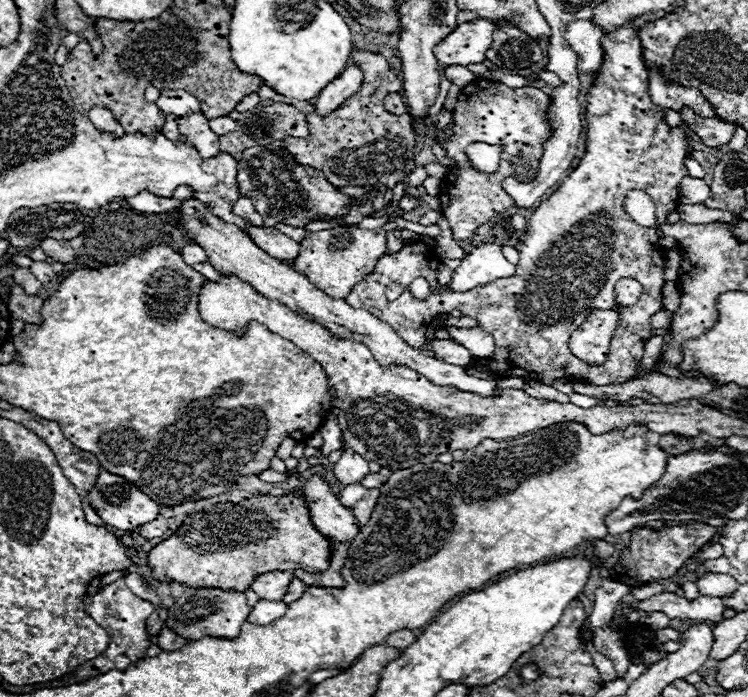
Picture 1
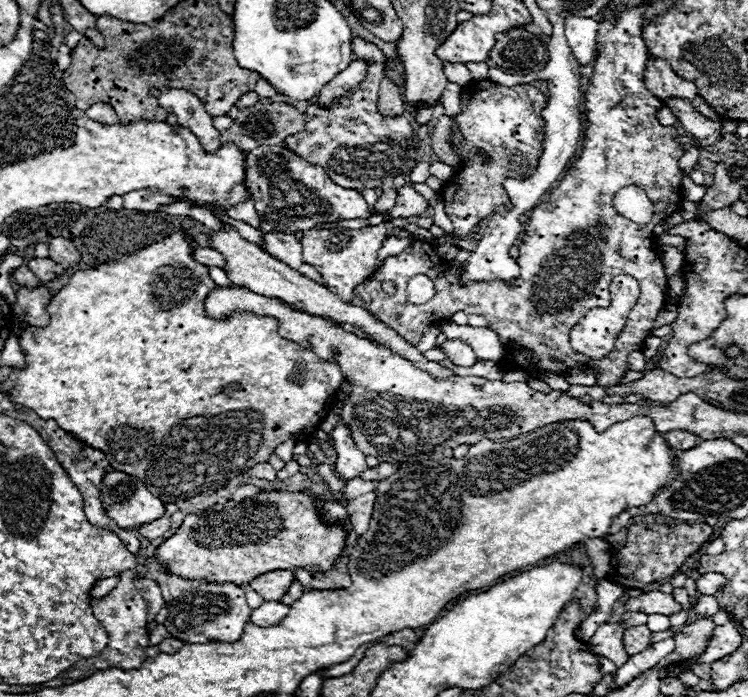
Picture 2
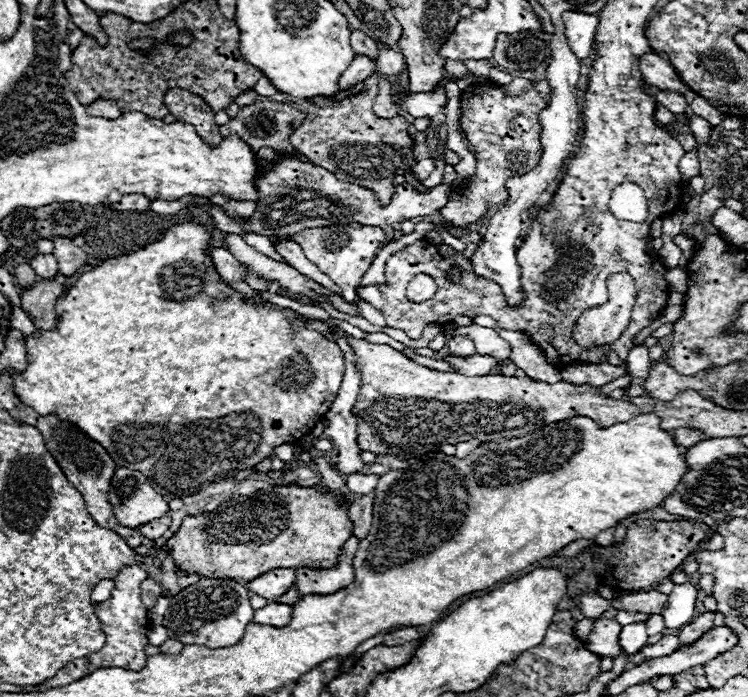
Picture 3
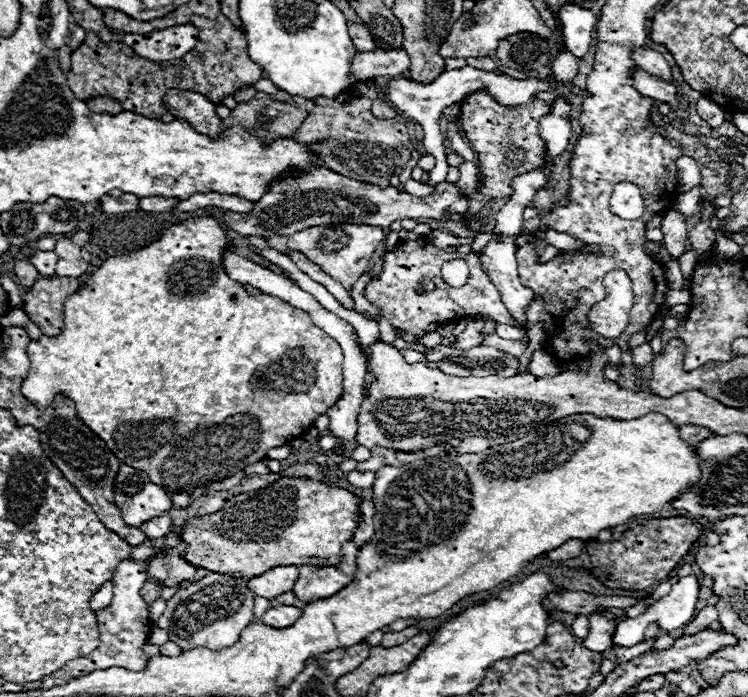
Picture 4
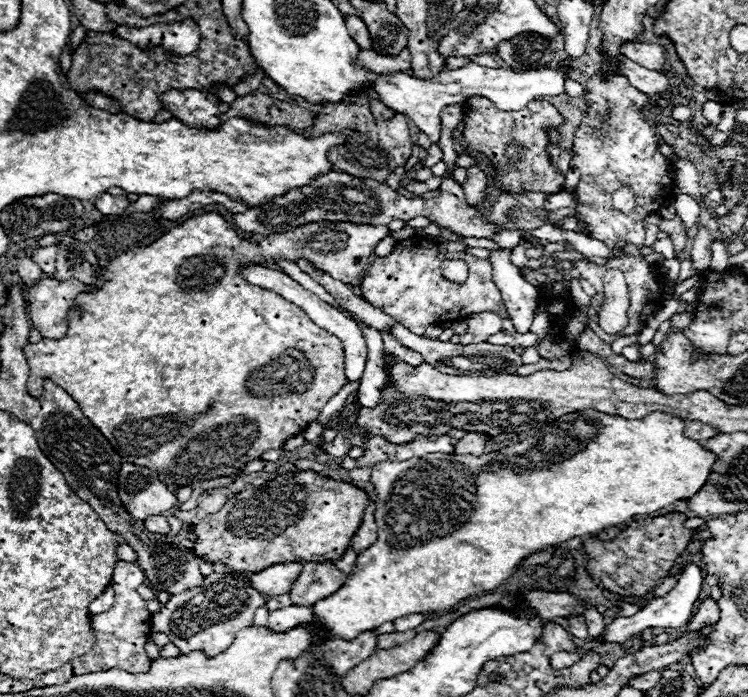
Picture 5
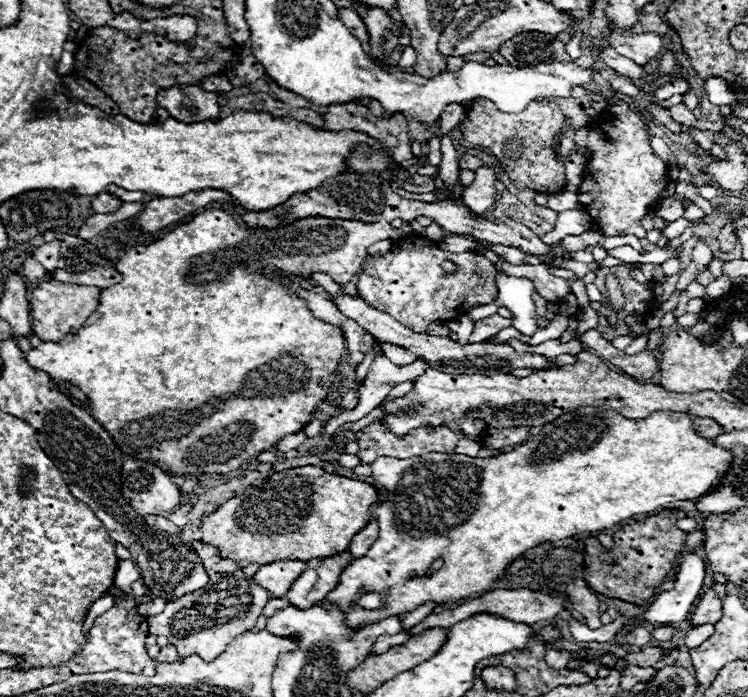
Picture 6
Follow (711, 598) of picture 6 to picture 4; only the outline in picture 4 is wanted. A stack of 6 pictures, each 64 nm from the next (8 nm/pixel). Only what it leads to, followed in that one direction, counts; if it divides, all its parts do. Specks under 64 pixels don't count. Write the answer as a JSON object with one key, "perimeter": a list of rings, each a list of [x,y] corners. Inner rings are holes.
{"perimeter":[[[704,606],[696,616],[694,616],[694,620],[688,624],[688,626],[684,626],[684,634],[696,634],[696,632],[700,632],[700,630],[706,630],[712,622],[716,622],[718,620],[718,610],[716,610],[716,606]]]}

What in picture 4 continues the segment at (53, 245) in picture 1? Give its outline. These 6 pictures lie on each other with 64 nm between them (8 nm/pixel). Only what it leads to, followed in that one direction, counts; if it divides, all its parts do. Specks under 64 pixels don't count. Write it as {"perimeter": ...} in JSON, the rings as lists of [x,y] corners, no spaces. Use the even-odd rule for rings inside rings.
{"perimeter":[[[70,238],[58,240],[54,252],[58,254],[58,264],[56,264],[56,276],[72,276],[80,278],[90,272],[90,260],[92,254],[82,246],[74,244]]]}

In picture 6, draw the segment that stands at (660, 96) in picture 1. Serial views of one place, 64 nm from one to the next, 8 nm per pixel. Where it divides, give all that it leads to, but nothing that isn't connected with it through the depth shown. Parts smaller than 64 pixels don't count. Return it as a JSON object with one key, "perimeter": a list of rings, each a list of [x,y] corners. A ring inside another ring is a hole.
{"perimeter":[[[606,32],[604,40],[622,56],[632,58],[640,66],[648,66],[658,58],[658,52],[662,50],[662,36],[654,32],[644,34],[622,34],[622,32]]]}

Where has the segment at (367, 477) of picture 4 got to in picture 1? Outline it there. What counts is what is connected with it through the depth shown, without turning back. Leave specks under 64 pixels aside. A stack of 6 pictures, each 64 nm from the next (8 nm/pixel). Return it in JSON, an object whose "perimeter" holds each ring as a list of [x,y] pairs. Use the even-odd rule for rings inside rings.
{"perimeter":[[[352,484],[352,486],[342,488],[340,494],[338,494],[338,498],[340,498],[340,502],[344,506],[354,506],[366,492],[368,492],[368,488],[364,488],[362,484]]]}

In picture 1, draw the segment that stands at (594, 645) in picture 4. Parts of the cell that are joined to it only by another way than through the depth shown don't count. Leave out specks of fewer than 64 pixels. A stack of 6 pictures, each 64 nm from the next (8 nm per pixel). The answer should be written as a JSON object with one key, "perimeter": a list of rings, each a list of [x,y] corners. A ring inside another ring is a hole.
{"perimeter":[[[602,626],[602,628],[596,628],[592,642],[600,654],[604,654],[606,658],[610,658],[614,662],[618,676],[624,676],[624,672],[630,664],[628,652],[624,648],[624,632],[610,630],[608,626]]]}

